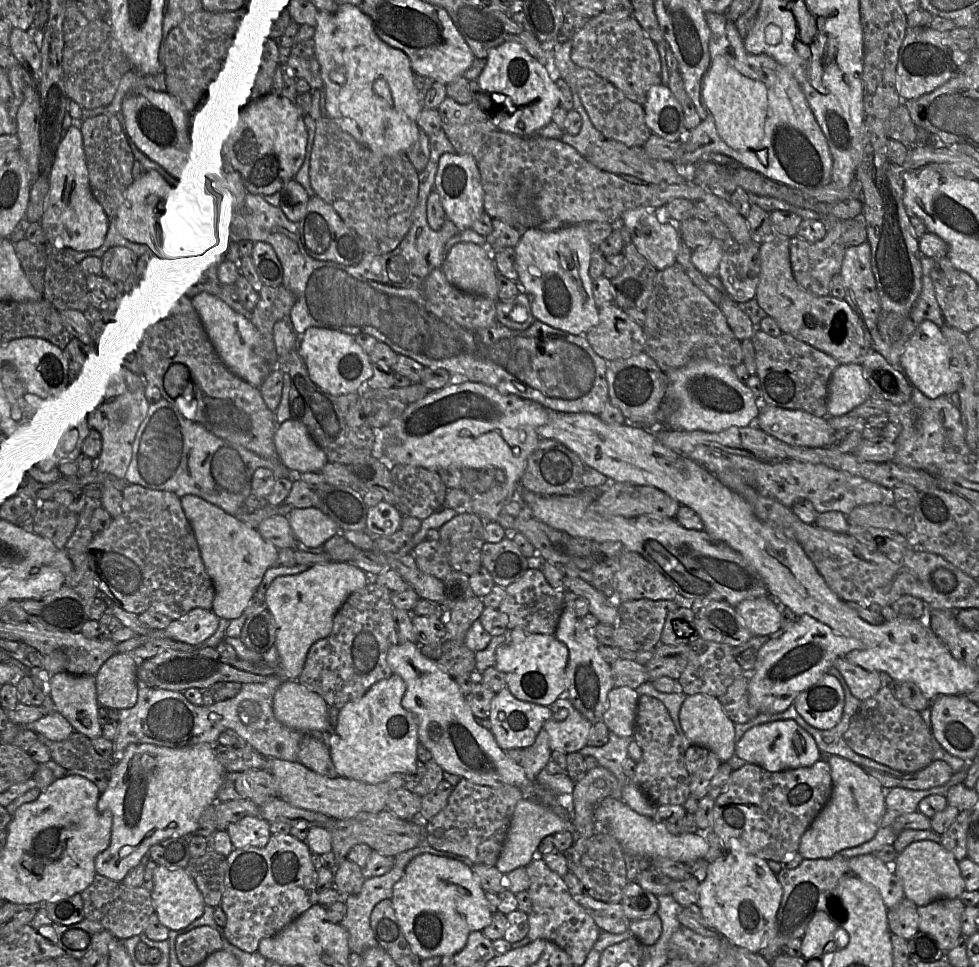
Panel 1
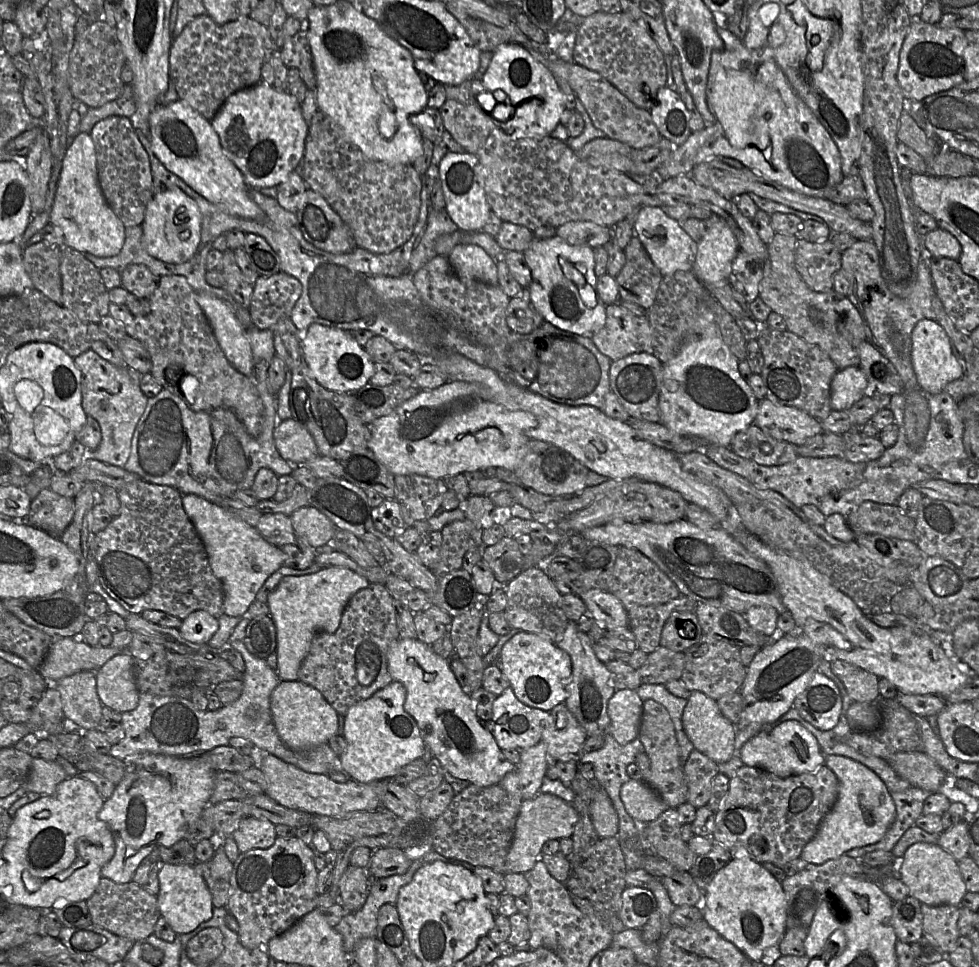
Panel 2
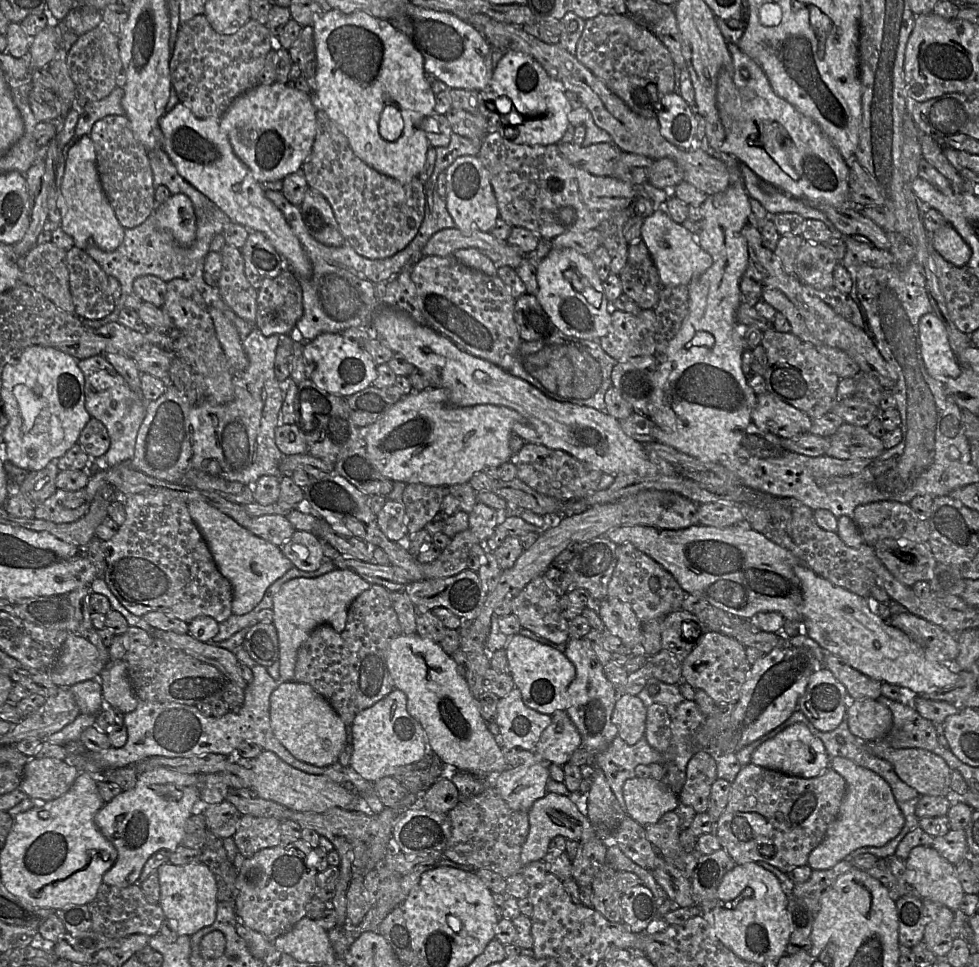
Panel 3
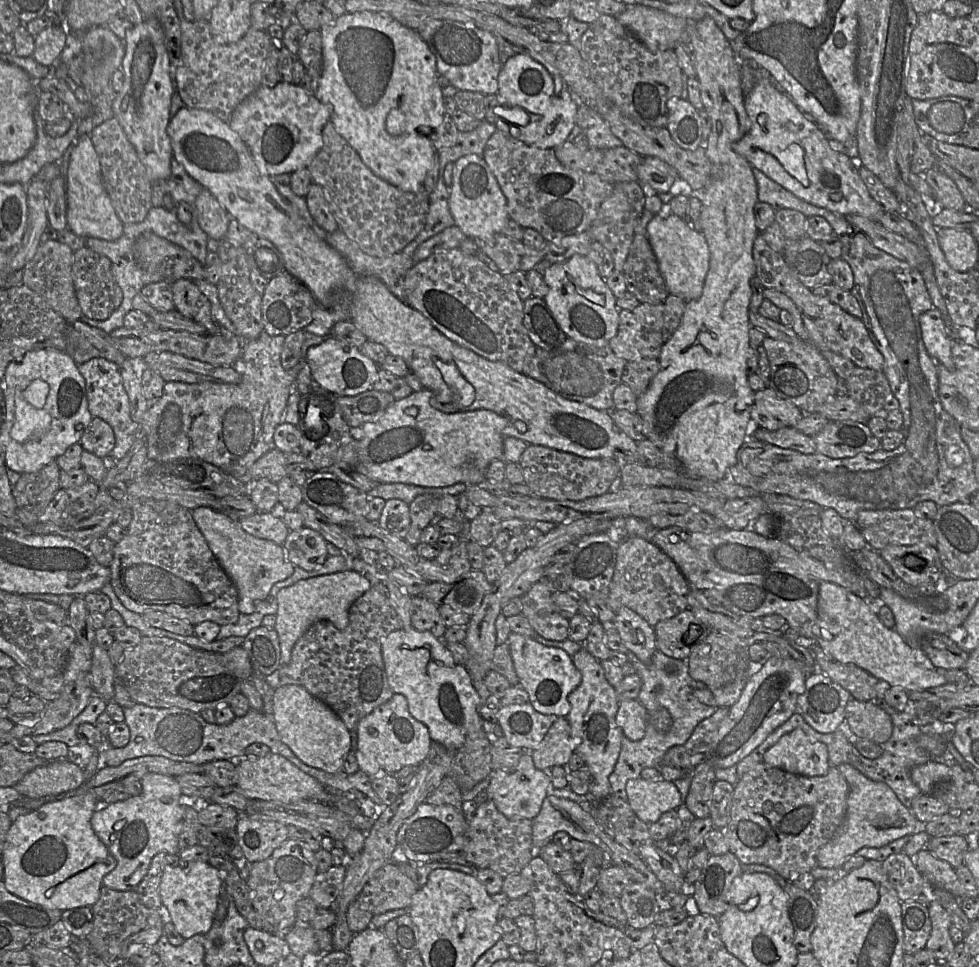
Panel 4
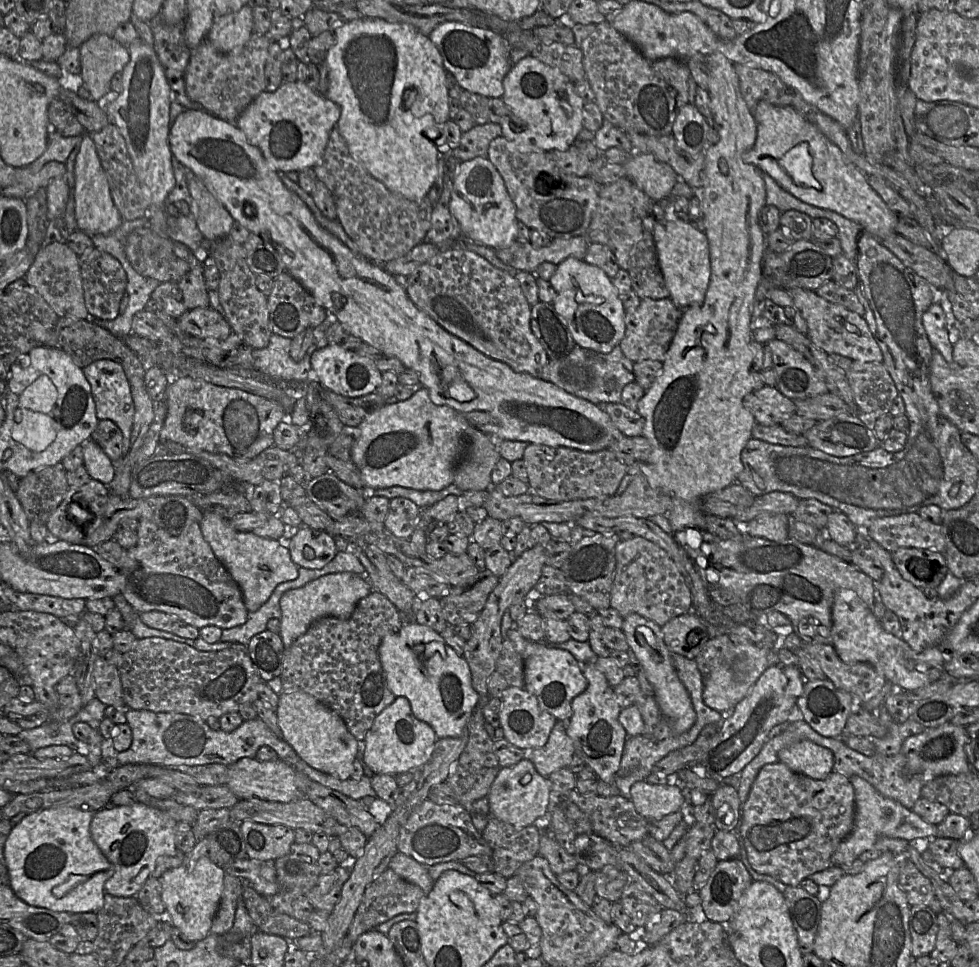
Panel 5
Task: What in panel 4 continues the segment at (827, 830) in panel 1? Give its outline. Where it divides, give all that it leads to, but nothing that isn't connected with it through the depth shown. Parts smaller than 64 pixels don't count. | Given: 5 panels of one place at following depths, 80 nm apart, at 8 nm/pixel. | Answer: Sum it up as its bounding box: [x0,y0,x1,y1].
[818,764,926,868]

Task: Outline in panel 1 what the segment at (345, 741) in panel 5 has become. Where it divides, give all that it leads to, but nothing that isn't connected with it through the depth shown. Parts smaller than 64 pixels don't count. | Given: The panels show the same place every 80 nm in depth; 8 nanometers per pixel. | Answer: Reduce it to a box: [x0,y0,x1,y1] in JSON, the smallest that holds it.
[273,680,329,732]

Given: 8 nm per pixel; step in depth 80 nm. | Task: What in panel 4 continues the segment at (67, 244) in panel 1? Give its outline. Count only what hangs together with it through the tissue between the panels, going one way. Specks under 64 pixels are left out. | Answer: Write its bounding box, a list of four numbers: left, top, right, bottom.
[66,135,124,241]

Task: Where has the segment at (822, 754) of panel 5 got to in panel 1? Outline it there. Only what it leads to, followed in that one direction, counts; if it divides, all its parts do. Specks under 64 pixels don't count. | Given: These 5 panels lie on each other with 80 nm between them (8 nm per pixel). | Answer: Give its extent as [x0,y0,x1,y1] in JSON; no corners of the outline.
[735,719,821,772]

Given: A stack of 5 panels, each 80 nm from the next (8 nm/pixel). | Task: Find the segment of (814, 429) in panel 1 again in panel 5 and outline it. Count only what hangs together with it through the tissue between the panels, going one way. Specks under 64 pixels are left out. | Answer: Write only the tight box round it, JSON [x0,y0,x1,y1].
[743,386,796,426]

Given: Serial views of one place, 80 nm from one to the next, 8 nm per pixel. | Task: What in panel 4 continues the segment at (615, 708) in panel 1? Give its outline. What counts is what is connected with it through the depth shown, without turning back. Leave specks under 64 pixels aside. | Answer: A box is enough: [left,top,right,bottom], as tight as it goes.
[615,699,648,741]

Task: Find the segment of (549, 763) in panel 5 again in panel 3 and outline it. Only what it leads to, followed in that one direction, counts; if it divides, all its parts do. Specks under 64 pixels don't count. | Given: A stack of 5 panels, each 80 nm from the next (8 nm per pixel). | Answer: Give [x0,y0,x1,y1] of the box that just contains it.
[535,710,582,766]

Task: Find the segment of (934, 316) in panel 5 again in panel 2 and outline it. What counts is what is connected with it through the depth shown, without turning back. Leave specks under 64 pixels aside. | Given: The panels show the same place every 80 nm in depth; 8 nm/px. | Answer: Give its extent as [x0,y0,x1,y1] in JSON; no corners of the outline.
[911,319,963,394]

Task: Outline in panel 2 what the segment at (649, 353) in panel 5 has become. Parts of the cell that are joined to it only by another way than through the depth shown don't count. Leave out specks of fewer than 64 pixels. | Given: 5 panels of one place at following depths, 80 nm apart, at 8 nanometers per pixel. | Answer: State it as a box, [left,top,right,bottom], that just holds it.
[592,303,653,361]

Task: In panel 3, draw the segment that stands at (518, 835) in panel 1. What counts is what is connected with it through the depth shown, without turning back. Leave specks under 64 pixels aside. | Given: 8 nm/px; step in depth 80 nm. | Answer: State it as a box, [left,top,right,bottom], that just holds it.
[521,792,597,867]

